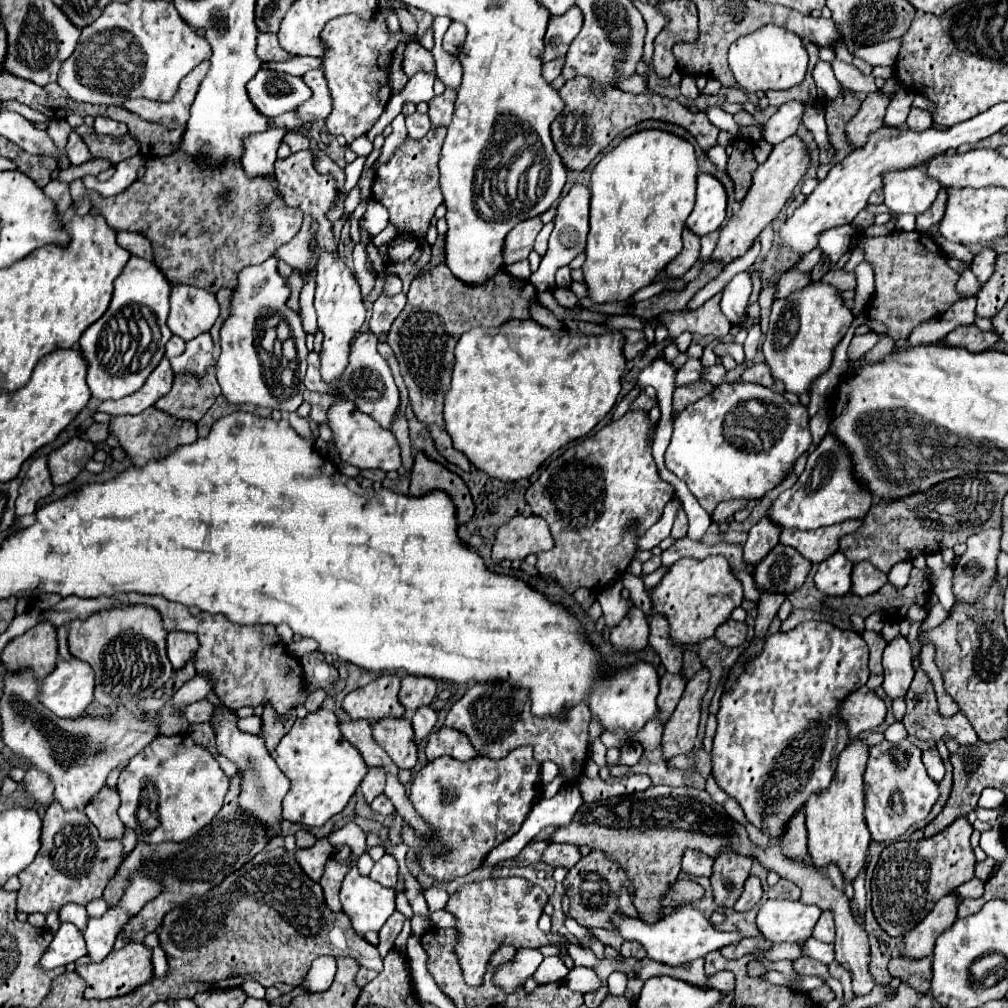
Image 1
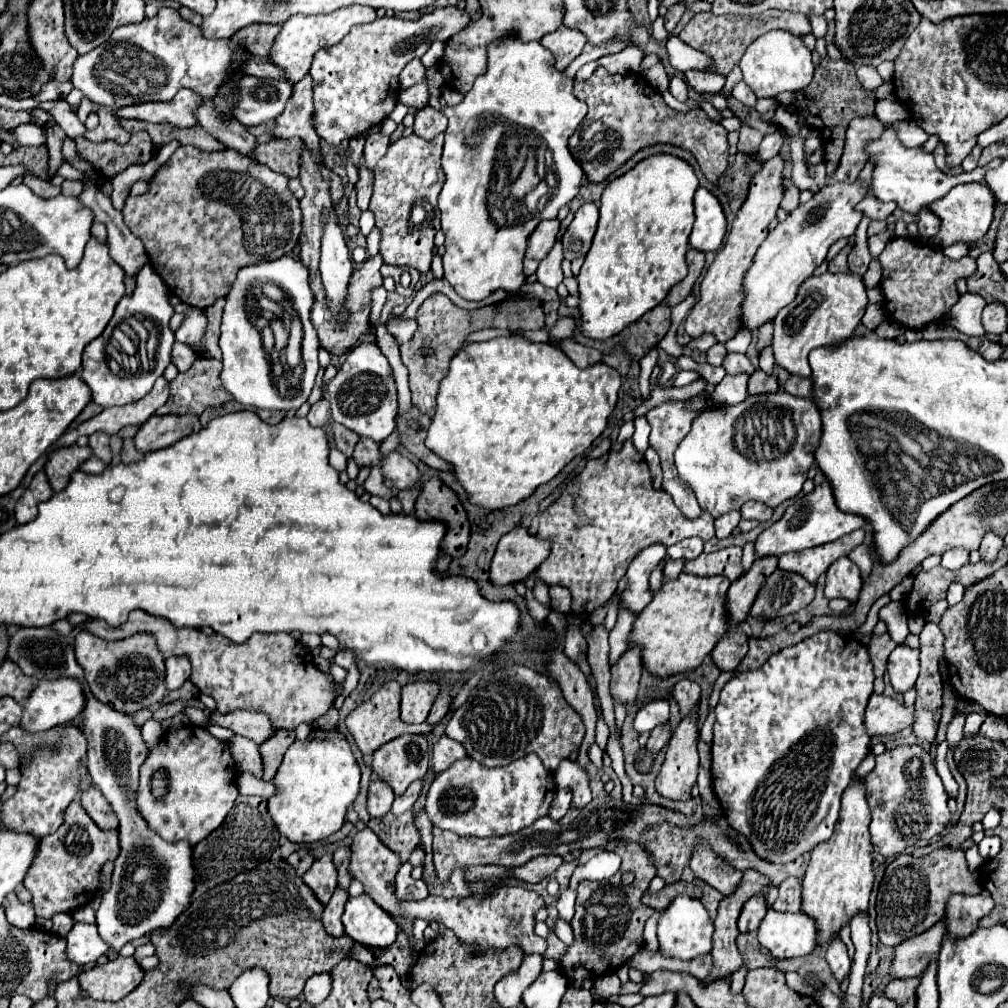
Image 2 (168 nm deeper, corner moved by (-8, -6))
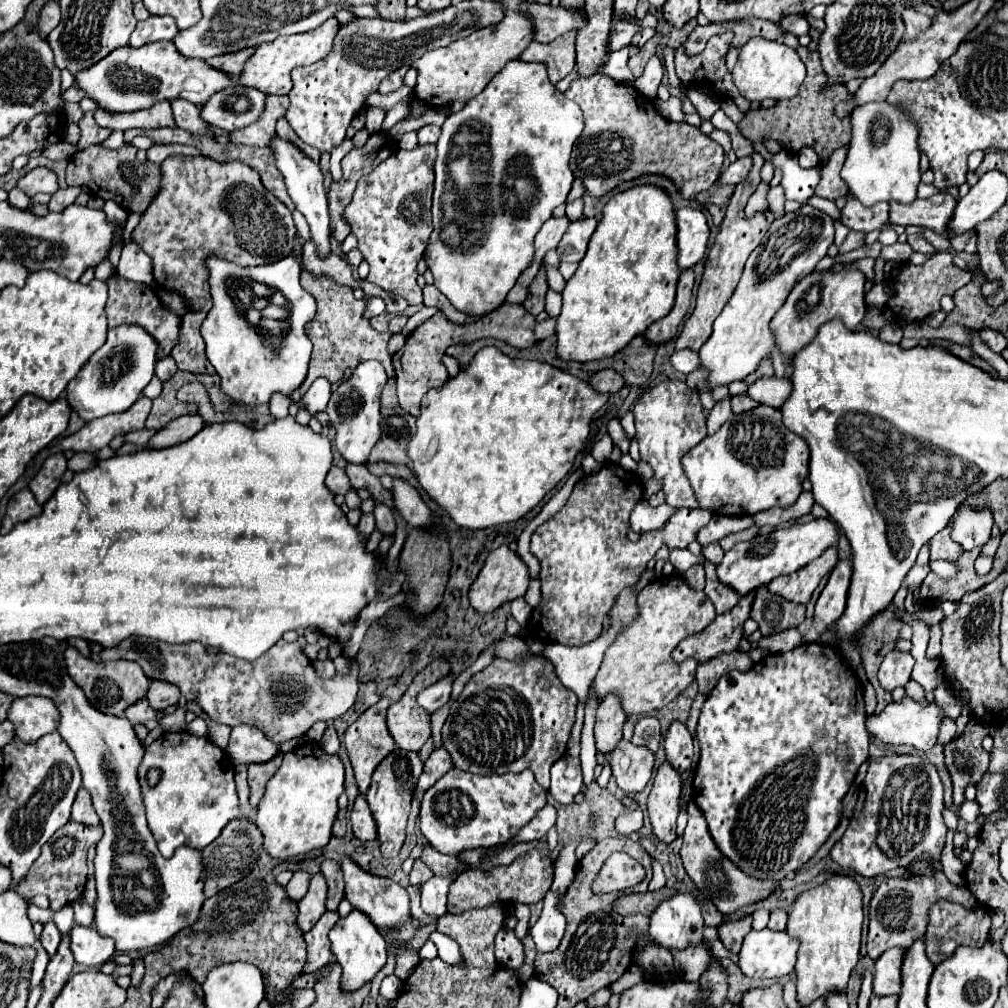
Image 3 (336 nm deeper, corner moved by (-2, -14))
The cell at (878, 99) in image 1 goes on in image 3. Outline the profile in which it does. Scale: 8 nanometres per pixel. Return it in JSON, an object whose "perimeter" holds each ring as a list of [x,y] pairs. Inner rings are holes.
{"perimeter":[[[842,146],[836,150],[828,162],[822,166],[822,178],[816,186],[816,196],[836,200],[848,192],[848,186],[844,186],[844,180],[840,178],[840,170],[844,166],[844,158],[848,154],[848,146]]]}

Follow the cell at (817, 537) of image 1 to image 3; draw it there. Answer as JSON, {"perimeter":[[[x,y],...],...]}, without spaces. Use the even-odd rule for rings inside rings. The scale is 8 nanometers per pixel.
{"perimeter":[[[832,546],[820,558],[816,558],[816,562],[804,566],[804,570],[798,570],[792,576],[784,574],[784,578],[774,578],[768,584],[768,590],[784,596],[786,600],[806,604],[812,592],[816,590],[816,586],[820,584],[820,580],[836,566],[836,562],[838,562],[838,554],[836,554],[836,546]]]}

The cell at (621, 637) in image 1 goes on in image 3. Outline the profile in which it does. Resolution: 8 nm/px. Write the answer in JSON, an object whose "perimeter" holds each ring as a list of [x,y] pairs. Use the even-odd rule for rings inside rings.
{"perimeter":[[[608,694],[608,698],[602,700],[598,714],[596,714],[596,750],[598,752],[610,752],[616,748],[616,744],[622,740],[622,726],[626,722],[624,710],[620,710],[620,702],[616,694]]]}

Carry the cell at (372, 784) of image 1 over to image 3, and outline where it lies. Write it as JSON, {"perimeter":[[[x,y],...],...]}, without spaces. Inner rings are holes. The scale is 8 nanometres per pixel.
{"perimeter":[[[358,796],[350,814],[352,830],[360,840],[374,840],[376,838],[376,820],[368,810],[368,802],[364,796]]]}

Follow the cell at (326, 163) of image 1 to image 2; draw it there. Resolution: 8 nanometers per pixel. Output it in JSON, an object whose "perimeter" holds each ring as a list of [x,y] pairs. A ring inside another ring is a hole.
{"perimeter":[[[310,76],[302,78],[294,84],[292,96],[286,102],[284,112],[274,120],[272,136],[274,138],[302,138],[308,146],[312,146],[312,152],[320,150],[320,138],[314,128],[310,128],[310,114],[312,114],[312,82]]]}

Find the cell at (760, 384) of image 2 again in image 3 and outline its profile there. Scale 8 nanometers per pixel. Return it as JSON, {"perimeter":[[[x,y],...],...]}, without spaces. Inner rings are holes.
{"perimeter":[[[738,394],[738,396],[732,398],[732,410],[734,410],[734,414],[740,414],[744,410],[752,410],[756,406],[758,406],[758,402],[754,402],[748,394]]]}

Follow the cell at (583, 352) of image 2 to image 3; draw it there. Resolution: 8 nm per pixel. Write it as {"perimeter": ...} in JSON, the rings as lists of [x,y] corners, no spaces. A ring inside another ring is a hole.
{"perimeter":[[[608,368],[594,372],[590,382],[592,382],[592,388],[596,392],[618,392],[624,386],[622,376],[616,374],[614,370],[608,370]]]}

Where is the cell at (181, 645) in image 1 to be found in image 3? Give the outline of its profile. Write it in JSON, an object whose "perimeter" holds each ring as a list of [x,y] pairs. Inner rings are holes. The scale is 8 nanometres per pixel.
{"perimeter":[[[152,682],[148,690],[148,702],[156,710],[166,710],[168,706],[176,704],[180,698],[178,686],[172,686],[170,682]]]}

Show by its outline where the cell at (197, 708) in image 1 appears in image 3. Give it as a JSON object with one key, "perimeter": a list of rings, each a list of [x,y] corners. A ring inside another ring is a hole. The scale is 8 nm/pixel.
{"perimeter":[[[240,724],[232,728],[228,754],[234,764],[252,764],[252,762],[268,762],[278,754],[280,746],[266,738],[266,734],[250,724]]]}

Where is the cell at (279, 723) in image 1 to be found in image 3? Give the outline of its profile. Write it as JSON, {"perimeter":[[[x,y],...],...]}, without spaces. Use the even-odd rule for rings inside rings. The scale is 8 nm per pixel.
{"perimeter":[[[282,752],[276,754],[276,758],[272,758],[272,762],[262,762],[262,764],[252,764],[248,766],[248,784],[250,784],[250,804],[256,806],[266,790],[266,782],[274,776],[274,772],[278,770],[280,762],[282,762]]]}

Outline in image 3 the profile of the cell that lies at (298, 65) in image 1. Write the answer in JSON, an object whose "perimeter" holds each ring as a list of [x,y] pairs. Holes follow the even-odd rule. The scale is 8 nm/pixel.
{"perimeter":[[[168,40],[144,44],[142,48],[122,46],[120,50],[112,50],[112,54],[92,64],[88,70],[76,74],[74,82],[88,98],[92,98],[100,108],[108,112],[144,110],[152,108],[156,102],[174,98],[184,98],[202,106],[210,94],[234,86],[228,74],[212,70],[212,66],[206,66],[204,60],[184,58]]]}

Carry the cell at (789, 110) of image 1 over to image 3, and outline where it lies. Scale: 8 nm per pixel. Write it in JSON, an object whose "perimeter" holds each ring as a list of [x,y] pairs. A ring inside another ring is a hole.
{"perimeter":[[[746,156],[746,158],[738,158],[736,162],[732,162],[720,176],[720,182],[722,184],[738,184],[742,182],[746,176],[748,176],[748,170],[752,168],[752,158]]]}

